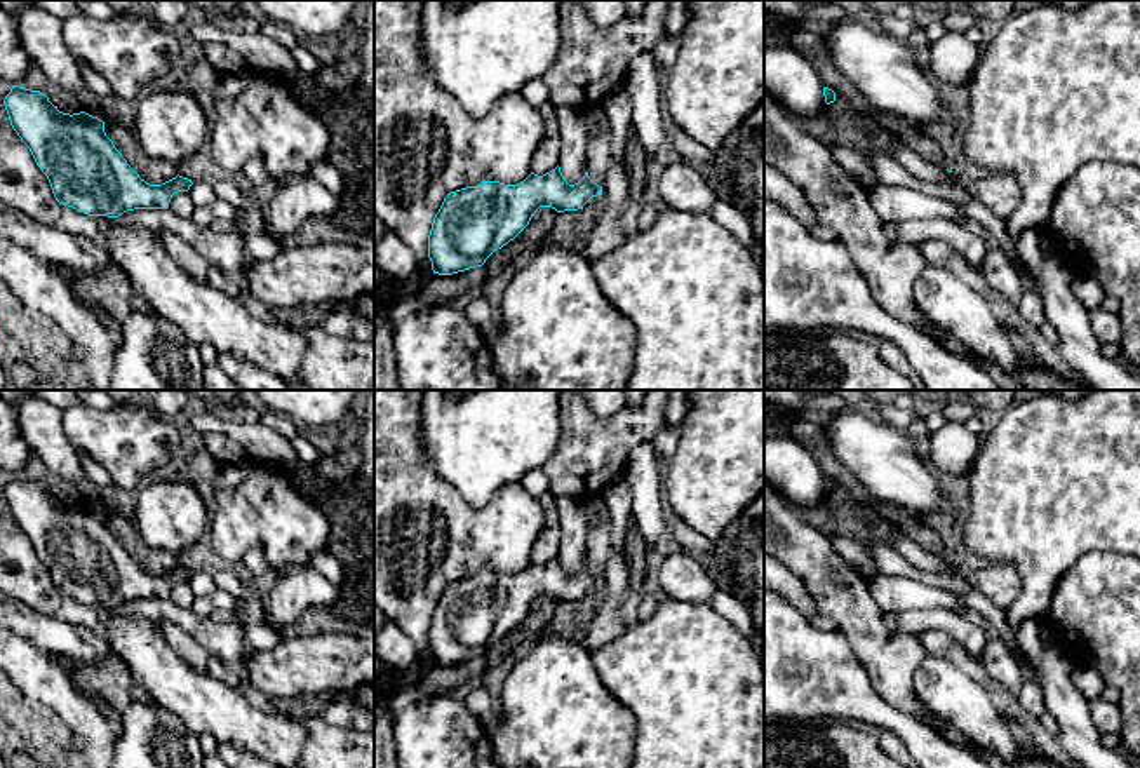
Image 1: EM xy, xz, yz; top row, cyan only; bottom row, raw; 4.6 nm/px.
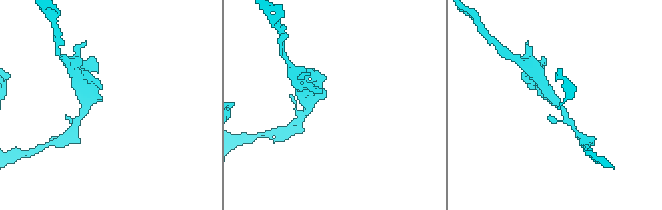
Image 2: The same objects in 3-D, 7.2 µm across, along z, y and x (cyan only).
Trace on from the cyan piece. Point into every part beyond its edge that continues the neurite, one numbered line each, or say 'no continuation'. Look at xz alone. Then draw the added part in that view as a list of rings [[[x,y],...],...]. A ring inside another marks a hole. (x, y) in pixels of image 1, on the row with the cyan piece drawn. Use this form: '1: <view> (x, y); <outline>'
no continuation

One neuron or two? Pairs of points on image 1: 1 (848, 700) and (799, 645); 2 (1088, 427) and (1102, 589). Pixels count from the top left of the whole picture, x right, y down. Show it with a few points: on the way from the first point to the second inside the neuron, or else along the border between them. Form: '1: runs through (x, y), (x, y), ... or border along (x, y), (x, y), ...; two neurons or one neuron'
1: runs through (834, 690), (810, 660); one neuron
2: border along (1121, 552), (1086, 551), (1064, 573); two neurons

